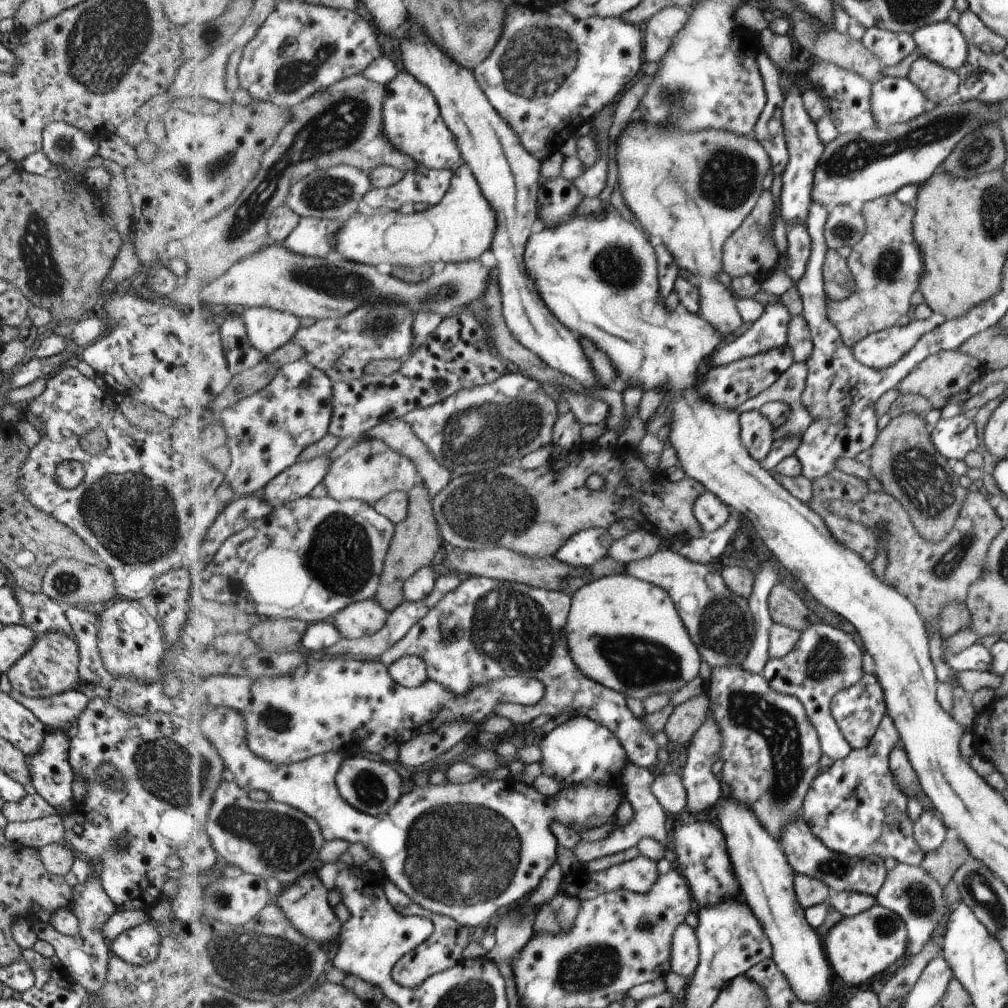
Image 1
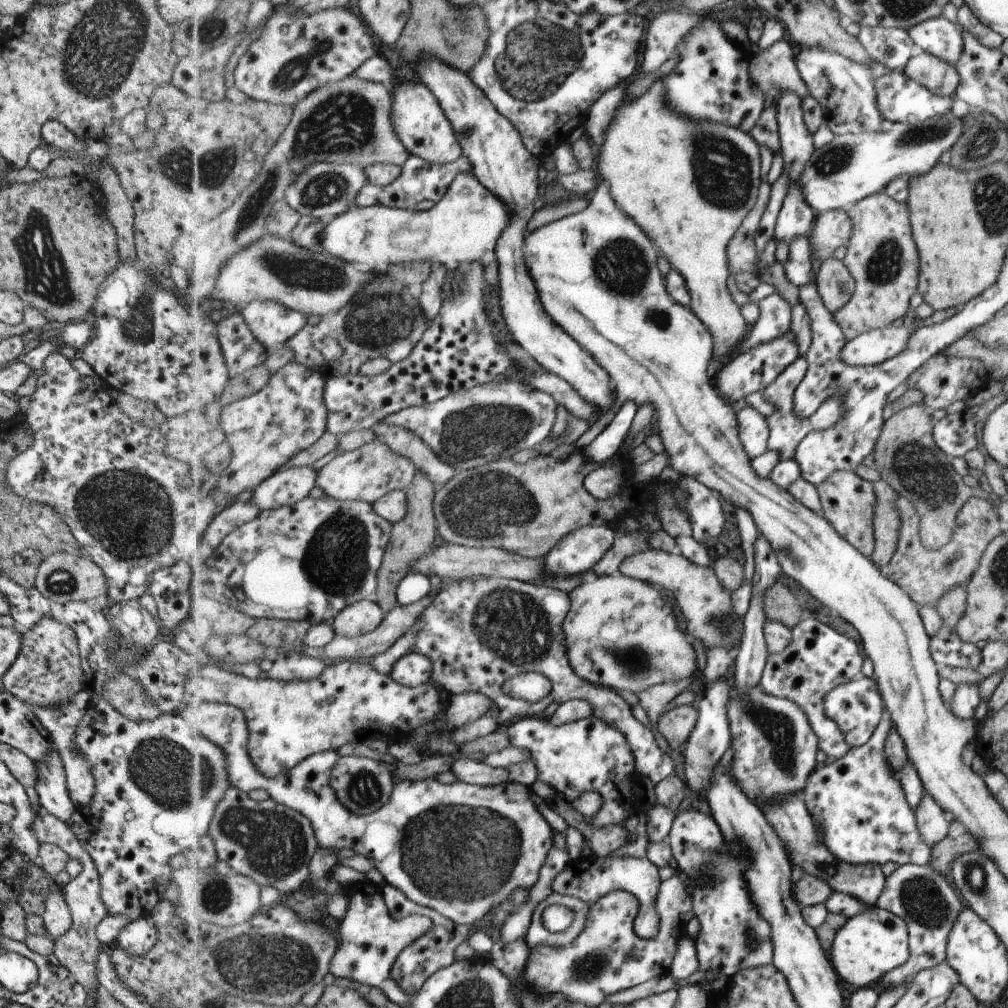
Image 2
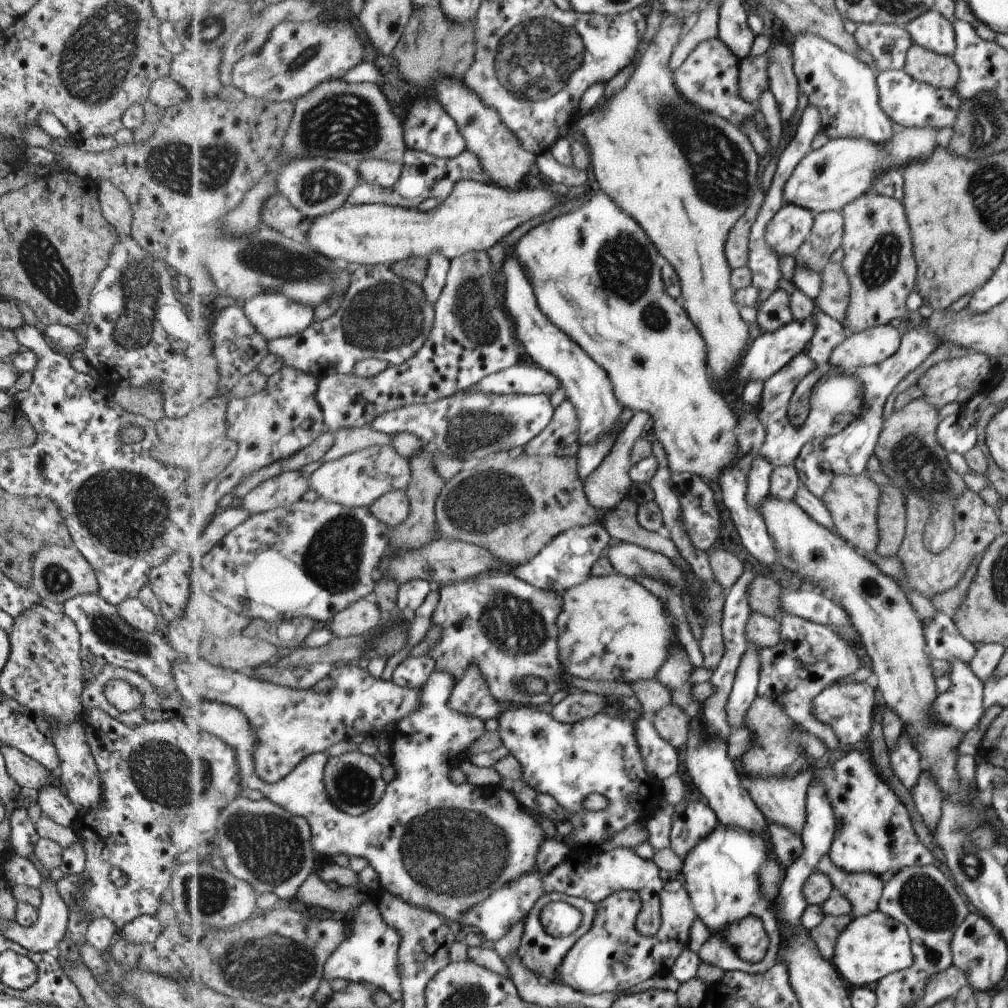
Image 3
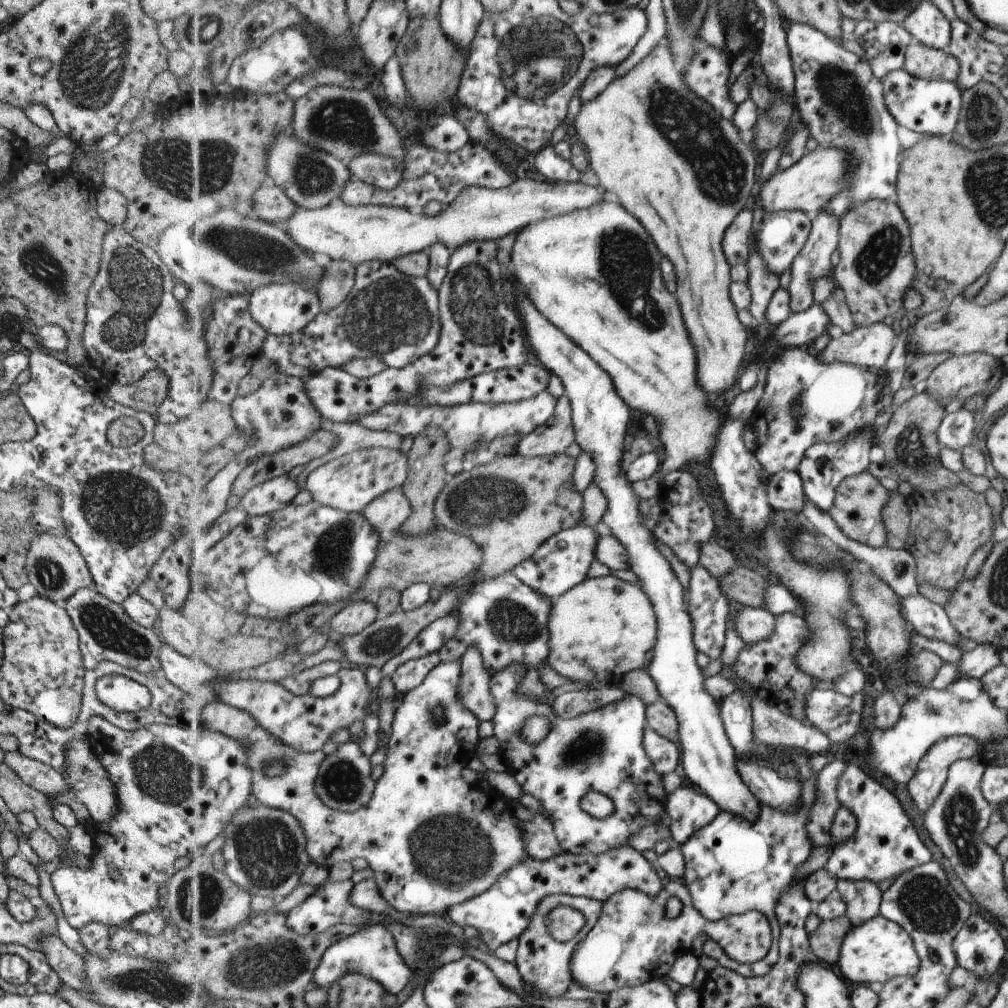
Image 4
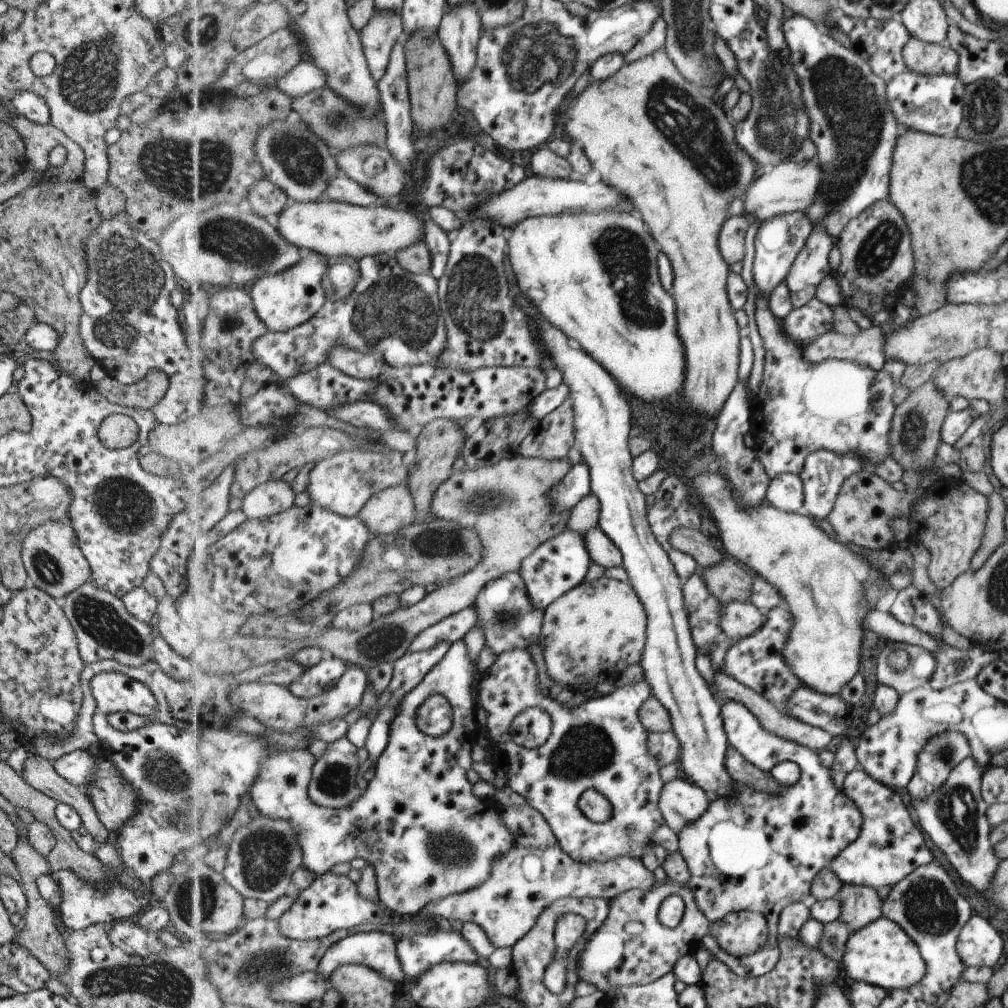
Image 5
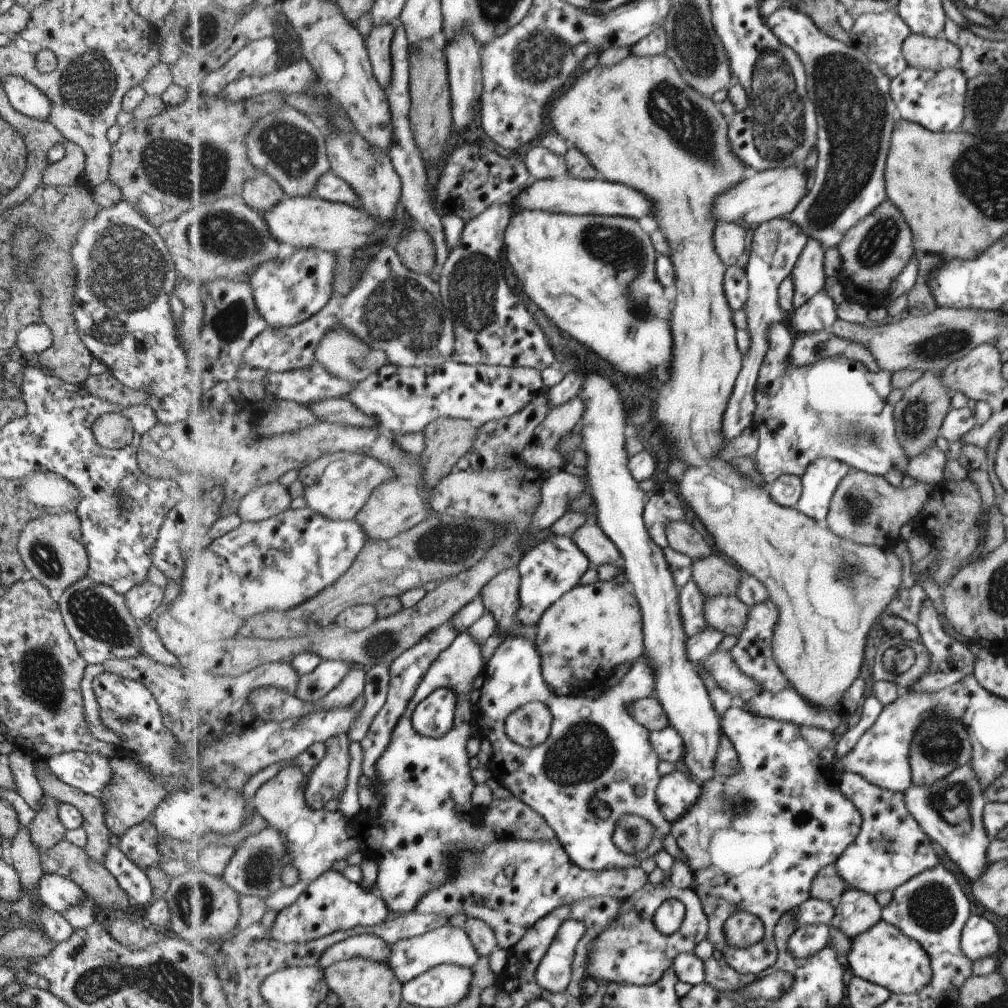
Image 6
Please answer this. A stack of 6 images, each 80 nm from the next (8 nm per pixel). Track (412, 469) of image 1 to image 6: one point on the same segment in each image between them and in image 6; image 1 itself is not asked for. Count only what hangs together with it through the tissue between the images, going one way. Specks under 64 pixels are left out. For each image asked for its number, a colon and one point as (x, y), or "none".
2: (368, 473)
3: (358, 479)
4: (350, 483)
5: (344, 483)
6: (339, 485)

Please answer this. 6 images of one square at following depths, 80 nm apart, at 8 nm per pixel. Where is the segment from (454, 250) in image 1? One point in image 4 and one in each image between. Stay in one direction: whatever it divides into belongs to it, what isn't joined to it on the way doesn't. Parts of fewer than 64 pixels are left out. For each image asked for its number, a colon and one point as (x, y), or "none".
2: (467, 222)
3: (476, 216)
4: (356, 233)

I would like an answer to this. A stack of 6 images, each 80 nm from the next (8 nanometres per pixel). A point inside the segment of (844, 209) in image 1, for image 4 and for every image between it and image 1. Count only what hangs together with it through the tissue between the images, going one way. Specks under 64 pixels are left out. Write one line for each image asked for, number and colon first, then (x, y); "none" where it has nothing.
2: (834, 228)
3: (828, 231)
4: (814, 261)

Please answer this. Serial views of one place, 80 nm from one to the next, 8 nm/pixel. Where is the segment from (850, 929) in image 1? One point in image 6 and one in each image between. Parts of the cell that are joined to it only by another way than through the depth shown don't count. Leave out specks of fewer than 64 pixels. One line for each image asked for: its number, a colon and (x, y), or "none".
2: (873, 942)
3: (874, 944)
4: (872, 952)
5: (882, 954)
6: (883, 955)

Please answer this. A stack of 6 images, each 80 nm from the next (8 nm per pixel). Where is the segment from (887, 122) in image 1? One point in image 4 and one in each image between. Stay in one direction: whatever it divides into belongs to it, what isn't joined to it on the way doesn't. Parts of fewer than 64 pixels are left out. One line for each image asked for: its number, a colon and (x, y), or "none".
2: (900, 99)
3: (907, 102)
4: (931, 107)

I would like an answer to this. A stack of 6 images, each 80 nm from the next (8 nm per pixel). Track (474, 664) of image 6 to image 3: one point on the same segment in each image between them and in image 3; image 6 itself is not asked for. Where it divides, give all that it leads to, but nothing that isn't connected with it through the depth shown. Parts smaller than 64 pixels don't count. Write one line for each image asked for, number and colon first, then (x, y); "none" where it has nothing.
3: (417, 838)
4: (414, 833)
5: (420, 824)

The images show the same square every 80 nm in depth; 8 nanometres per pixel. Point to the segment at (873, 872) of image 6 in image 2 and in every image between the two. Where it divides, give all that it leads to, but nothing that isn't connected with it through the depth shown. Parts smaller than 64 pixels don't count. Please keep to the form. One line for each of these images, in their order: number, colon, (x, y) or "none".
2: (866, 820)
3: (873, 834)
4: (884, 845)
5: (888, 847)

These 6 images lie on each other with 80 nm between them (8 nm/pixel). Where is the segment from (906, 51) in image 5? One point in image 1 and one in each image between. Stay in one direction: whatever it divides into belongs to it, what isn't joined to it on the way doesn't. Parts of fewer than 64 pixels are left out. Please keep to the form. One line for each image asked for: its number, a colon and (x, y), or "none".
1: (936, 83)
2: (940, 78)
3: (923, 65)
4: (923, 62)

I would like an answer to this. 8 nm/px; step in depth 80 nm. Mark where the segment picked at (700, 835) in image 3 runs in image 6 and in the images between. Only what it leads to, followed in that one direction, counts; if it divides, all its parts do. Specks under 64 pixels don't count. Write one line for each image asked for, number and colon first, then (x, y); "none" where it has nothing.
4: (688, 812)
5: (683, 802)
6: (677, 794)

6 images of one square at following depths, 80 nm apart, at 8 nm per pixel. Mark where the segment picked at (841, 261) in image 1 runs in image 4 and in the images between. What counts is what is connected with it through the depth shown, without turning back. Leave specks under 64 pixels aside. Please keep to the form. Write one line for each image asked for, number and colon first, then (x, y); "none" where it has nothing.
2: (836, 282)
3: (836, 286)
4: (836, 306)

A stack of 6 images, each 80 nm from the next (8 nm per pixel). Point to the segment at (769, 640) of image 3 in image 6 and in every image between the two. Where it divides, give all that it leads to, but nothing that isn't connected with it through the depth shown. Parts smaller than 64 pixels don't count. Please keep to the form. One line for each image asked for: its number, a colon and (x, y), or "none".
4: (754, 625)
5: (740, 620)
6: (729, 614)

